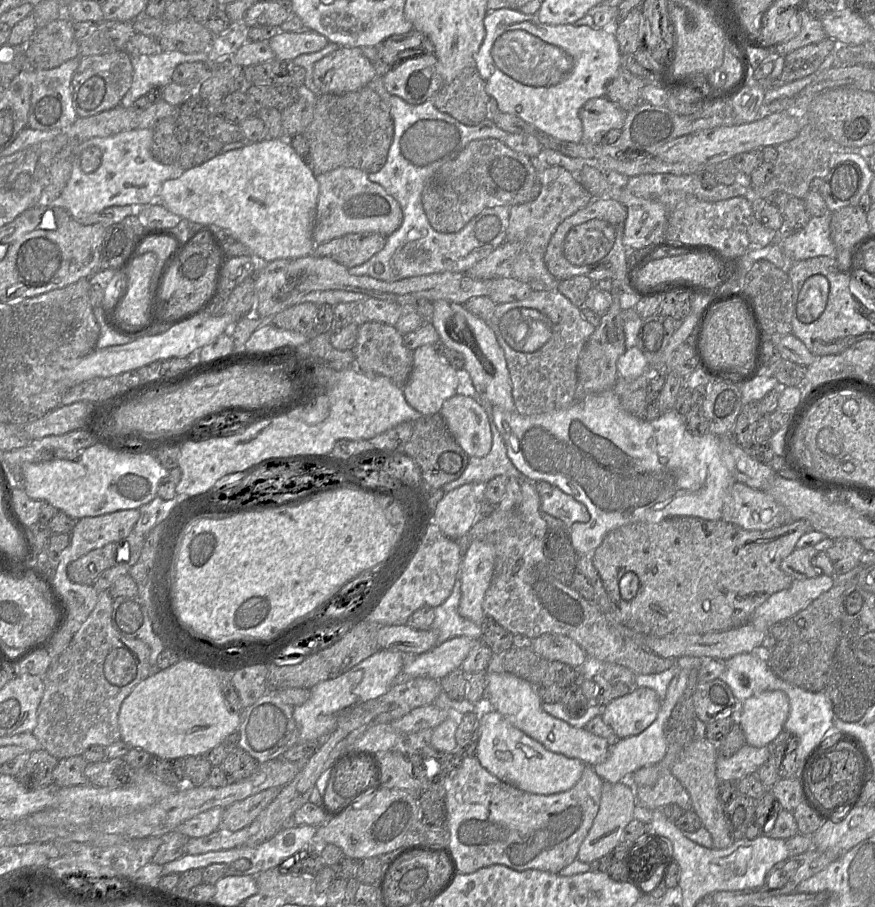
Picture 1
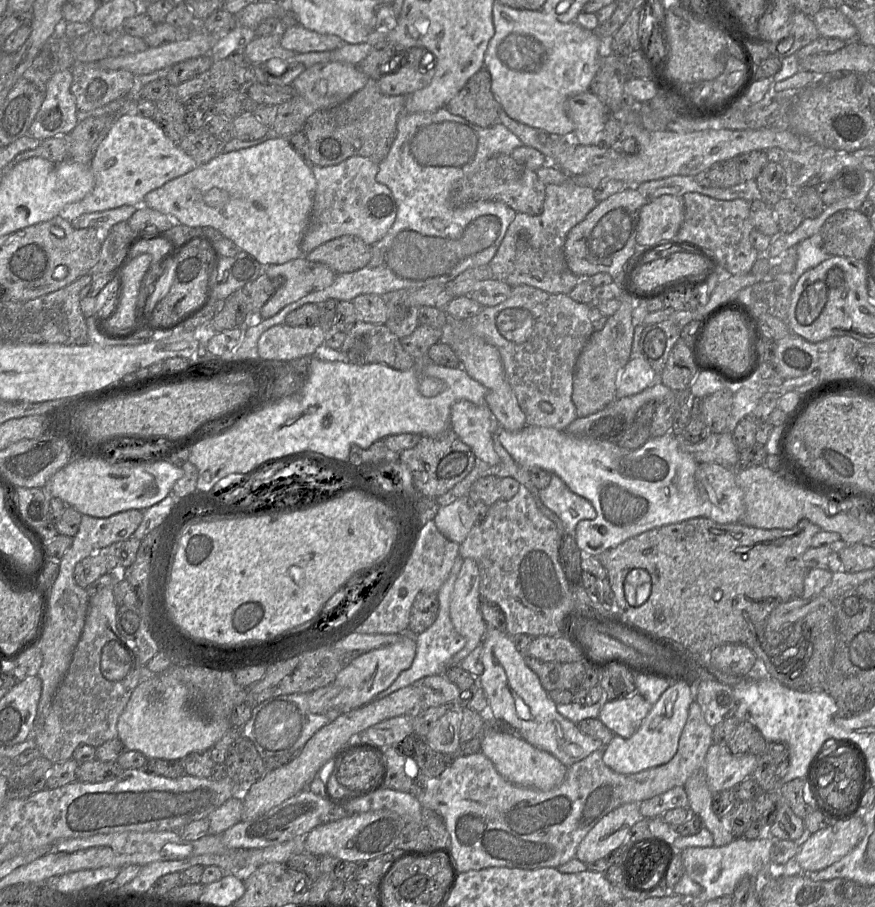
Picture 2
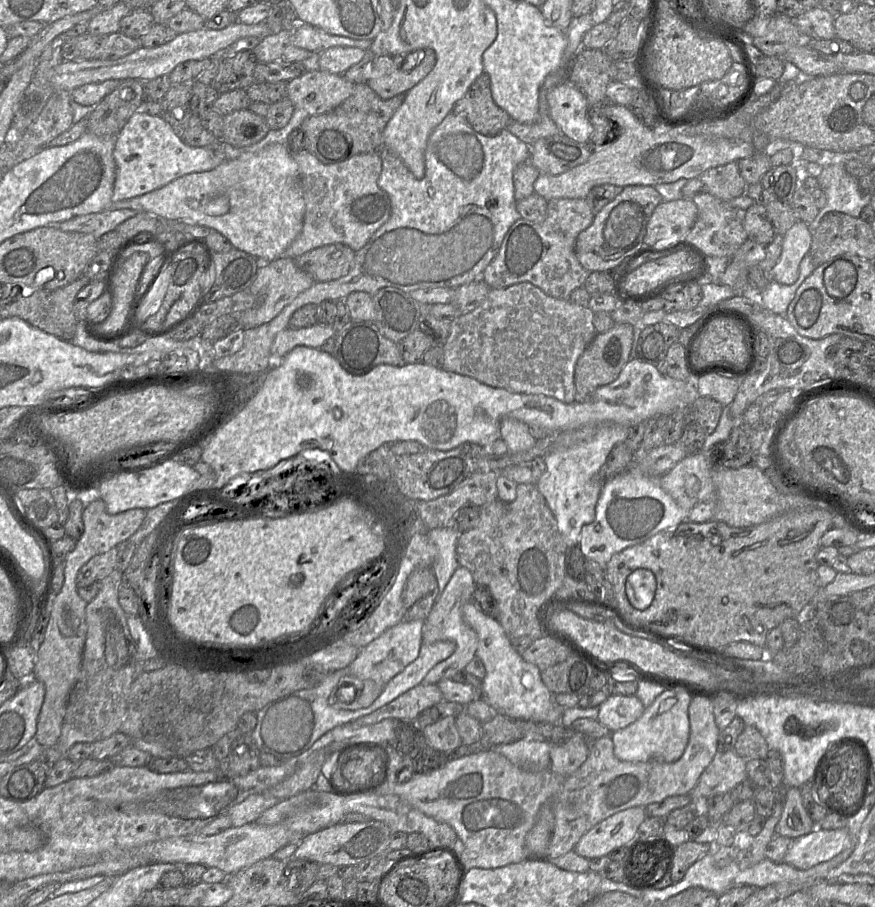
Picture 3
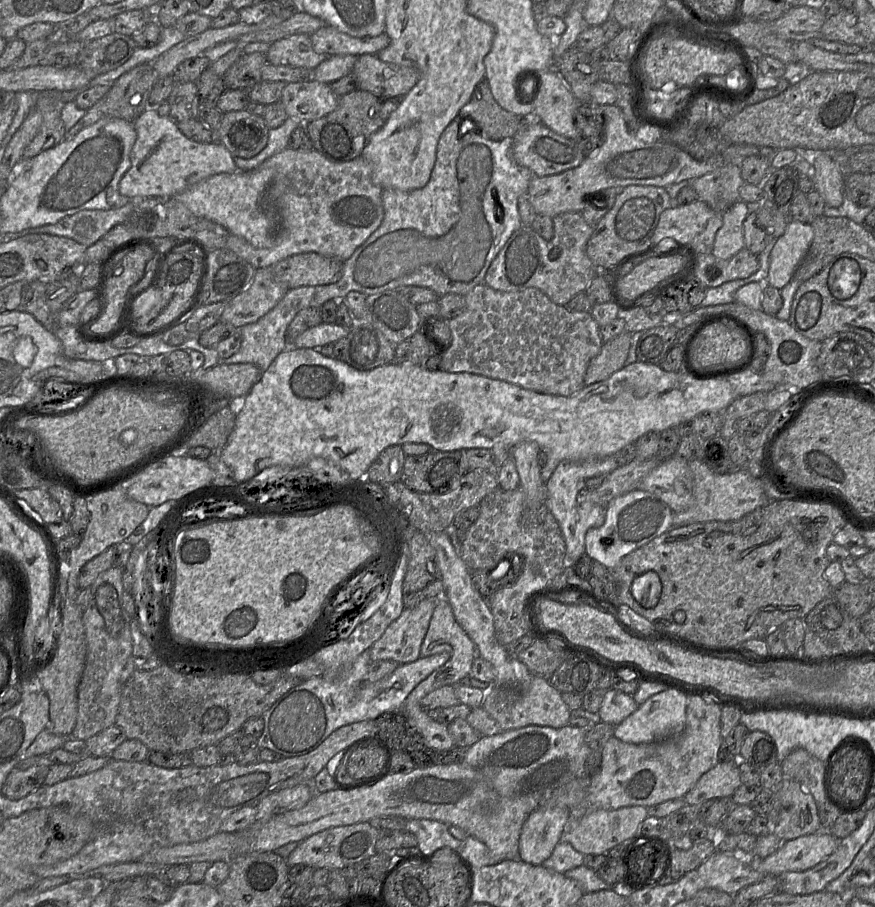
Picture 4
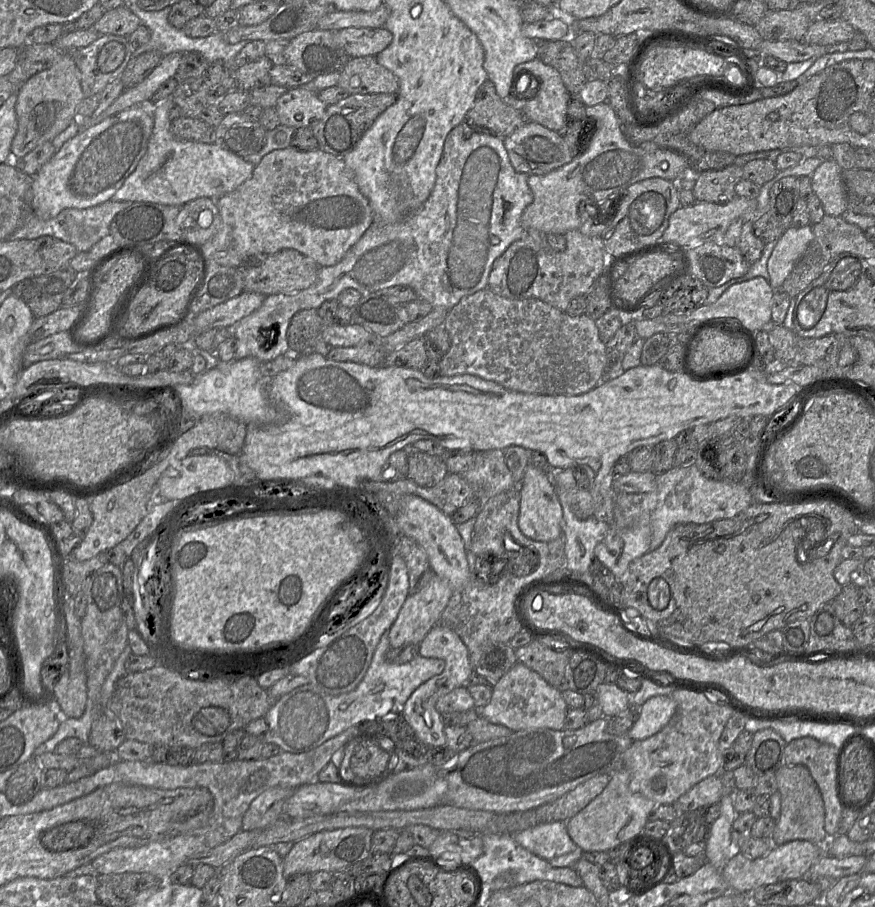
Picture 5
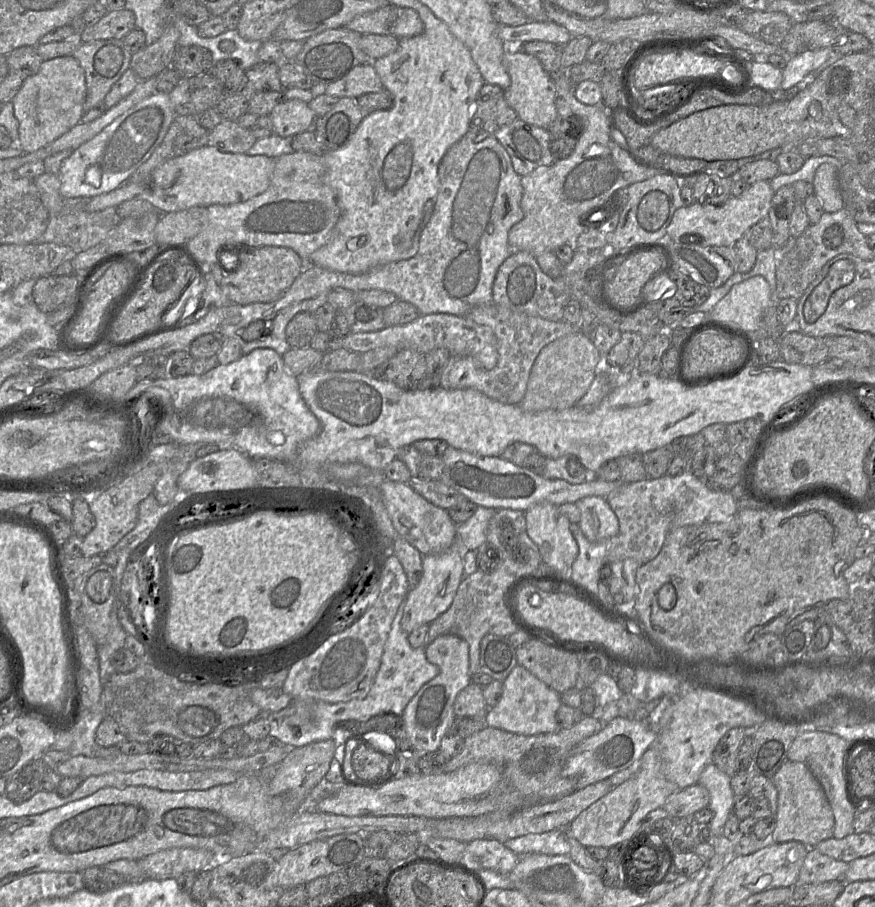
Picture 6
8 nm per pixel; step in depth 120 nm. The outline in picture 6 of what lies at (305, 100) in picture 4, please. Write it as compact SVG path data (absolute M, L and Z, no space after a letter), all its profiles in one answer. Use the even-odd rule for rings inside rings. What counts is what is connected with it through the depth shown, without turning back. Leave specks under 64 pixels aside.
M300 99L285 100L269 114L273 133L281 137L292 137L313 128L316 113L309 104Z

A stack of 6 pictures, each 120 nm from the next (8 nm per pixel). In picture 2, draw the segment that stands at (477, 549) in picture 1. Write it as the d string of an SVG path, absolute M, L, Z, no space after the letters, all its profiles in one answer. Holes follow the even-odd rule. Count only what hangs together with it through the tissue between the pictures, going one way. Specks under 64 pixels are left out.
M465 558L451 595L450 618L466 644L452 657L451 666L459 666L467 655L482 644L486 635L487 624L480 610L479 585L480 575L475 561Z

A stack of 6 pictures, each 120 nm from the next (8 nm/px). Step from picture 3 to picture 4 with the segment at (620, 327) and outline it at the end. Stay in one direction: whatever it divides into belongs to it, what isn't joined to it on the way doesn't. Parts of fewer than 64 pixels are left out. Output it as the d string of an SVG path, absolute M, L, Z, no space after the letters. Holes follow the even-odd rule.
M622 332L604 343L600 353L591 359L584 375L584 385L608 379L613 373L625 367L631 344L631 333Z

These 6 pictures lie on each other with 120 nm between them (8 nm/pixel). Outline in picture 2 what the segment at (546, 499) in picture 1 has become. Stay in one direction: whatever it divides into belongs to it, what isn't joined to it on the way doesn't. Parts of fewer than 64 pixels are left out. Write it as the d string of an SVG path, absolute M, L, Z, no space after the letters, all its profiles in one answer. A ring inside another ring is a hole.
M556 474L545 489L539 491L542 503L562 521L566 533L576 540L576 526L585 519L594 519L596 510L584 497L572 492Z

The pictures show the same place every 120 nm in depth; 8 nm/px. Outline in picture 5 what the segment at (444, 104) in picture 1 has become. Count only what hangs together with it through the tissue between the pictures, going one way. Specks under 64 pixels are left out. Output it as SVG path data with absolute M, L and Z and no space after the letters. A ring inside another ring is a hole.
M487 80L478 89L474 104L464 122L470 127L506 138L527 123L520 110L506 104L497 94L494 84Z

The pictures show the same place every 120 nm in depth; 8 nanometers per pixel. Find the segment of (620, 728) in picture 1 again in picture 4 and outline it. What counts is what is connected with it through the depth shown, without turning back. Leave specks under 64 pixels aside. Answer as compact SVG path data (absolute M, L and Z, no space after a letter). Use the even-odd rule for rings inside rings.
M612 687L604 691L602 696L603 701L598 711L601 722L617 726L638 708L632 695Z

